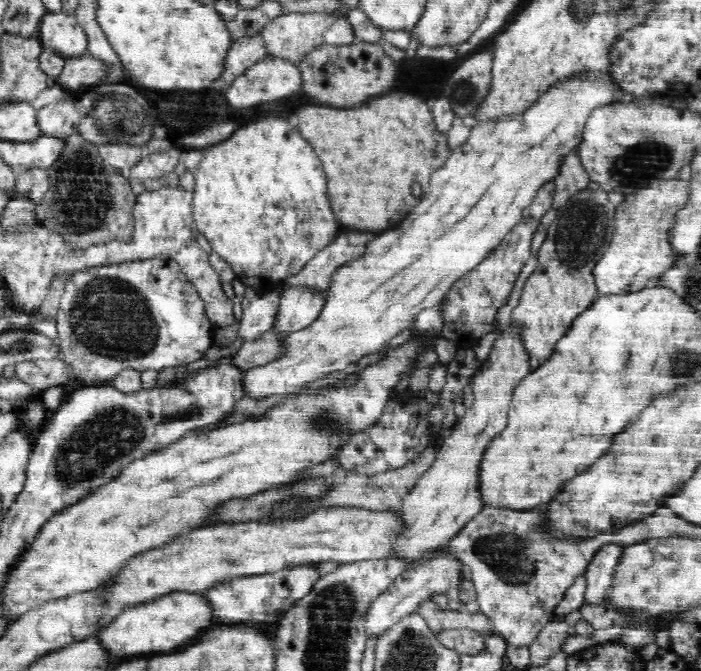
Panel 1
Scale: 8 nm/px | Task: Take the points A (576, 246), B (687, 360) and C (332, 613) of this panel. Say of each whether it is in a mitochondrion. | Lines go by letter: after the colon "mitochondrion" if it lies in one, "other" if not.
A: mitochondrion
B: mitochondrion
C: mitochondrion

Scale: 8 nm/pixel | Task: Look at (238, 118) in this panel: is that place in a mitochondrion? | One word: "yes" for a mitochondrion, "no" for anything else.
no

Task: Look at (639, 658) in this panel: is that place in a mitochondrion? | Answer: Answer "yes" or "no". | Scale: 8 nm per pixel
no

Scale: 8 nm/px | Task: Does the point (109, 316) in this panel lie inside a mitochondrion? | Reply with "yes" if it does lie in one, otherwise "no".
yes

